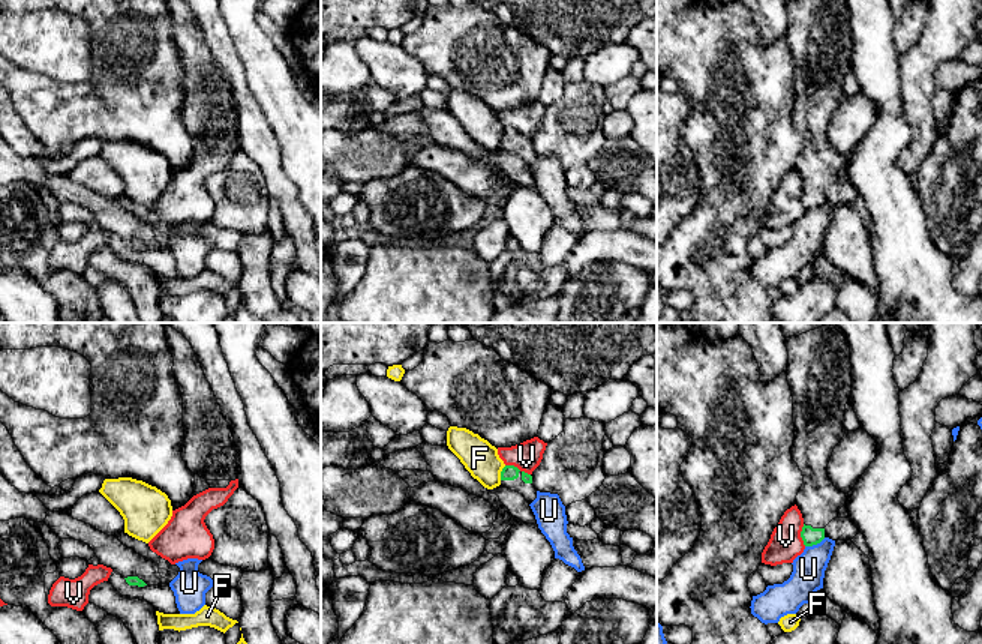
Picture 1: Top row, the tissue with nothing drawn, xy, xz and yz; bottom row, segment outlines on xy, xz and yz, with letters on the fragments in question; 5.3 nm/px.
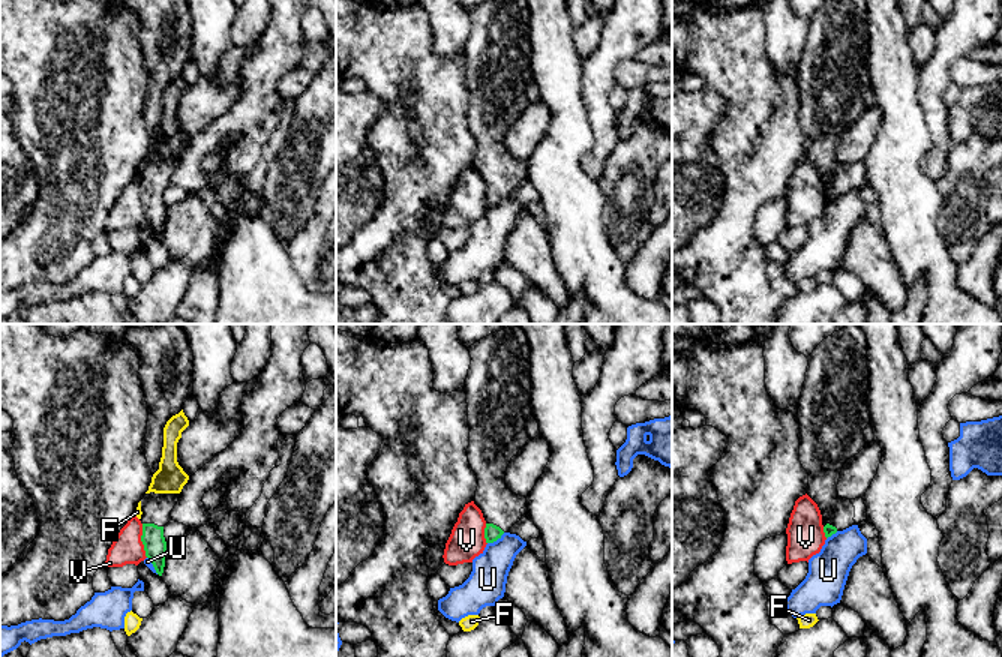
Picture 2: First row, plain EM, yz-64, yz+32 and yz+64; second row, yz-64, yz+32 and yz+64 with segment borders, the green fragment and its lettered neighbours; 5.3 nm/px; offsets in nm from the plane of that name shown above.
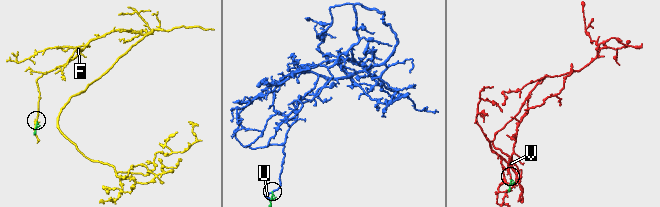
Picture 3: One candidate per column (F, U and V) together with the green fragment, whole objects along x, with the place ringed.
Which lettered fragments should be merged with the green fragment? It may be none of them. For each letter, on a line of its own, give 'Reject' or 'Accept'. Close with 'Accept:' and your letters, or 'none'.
F: Reject
U: Reject
V: Reject
Accept: none

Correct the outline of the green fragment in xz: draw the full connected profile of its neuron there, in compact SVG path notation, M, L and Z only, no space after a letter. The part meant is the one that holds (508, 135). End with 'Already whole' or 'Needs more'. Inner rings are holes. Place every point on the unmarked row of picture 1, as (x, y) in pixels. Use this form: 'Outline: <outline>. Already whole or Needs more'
Outline: M505 129L502 132L501 149L522 158L529 168L537 162L537 153L532 149L532 140L520 135L514 129Z. Needs more

